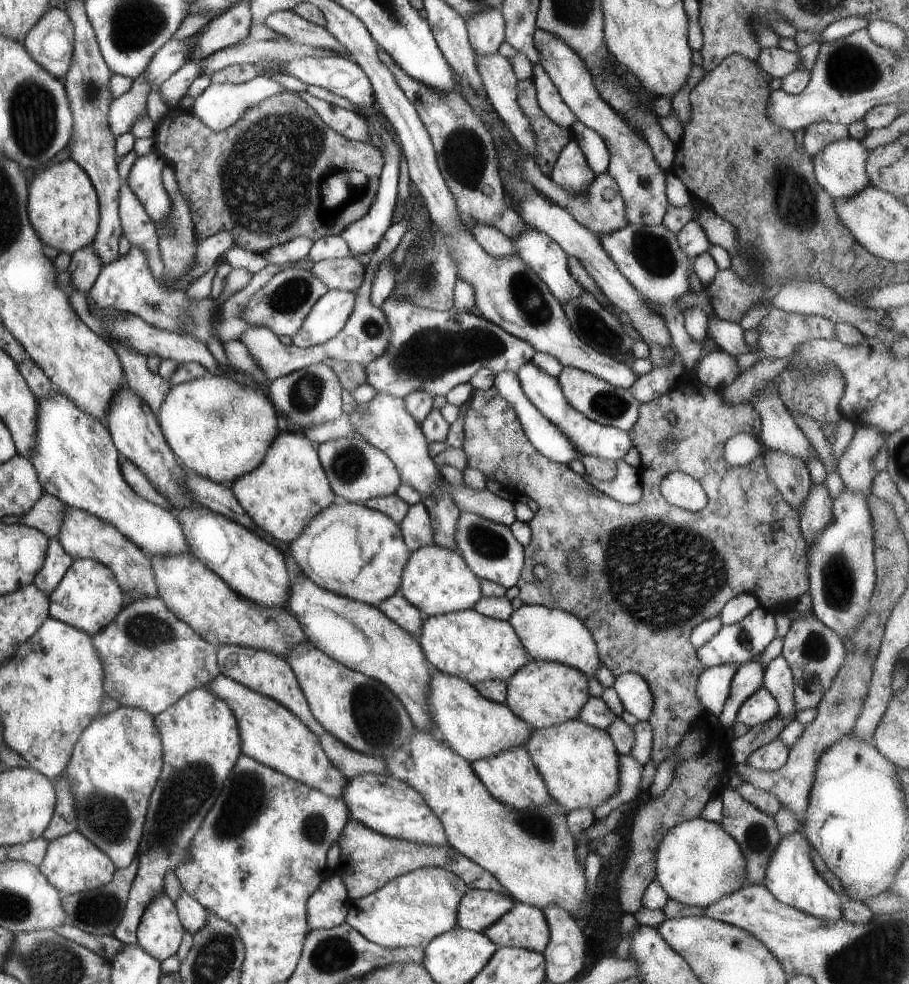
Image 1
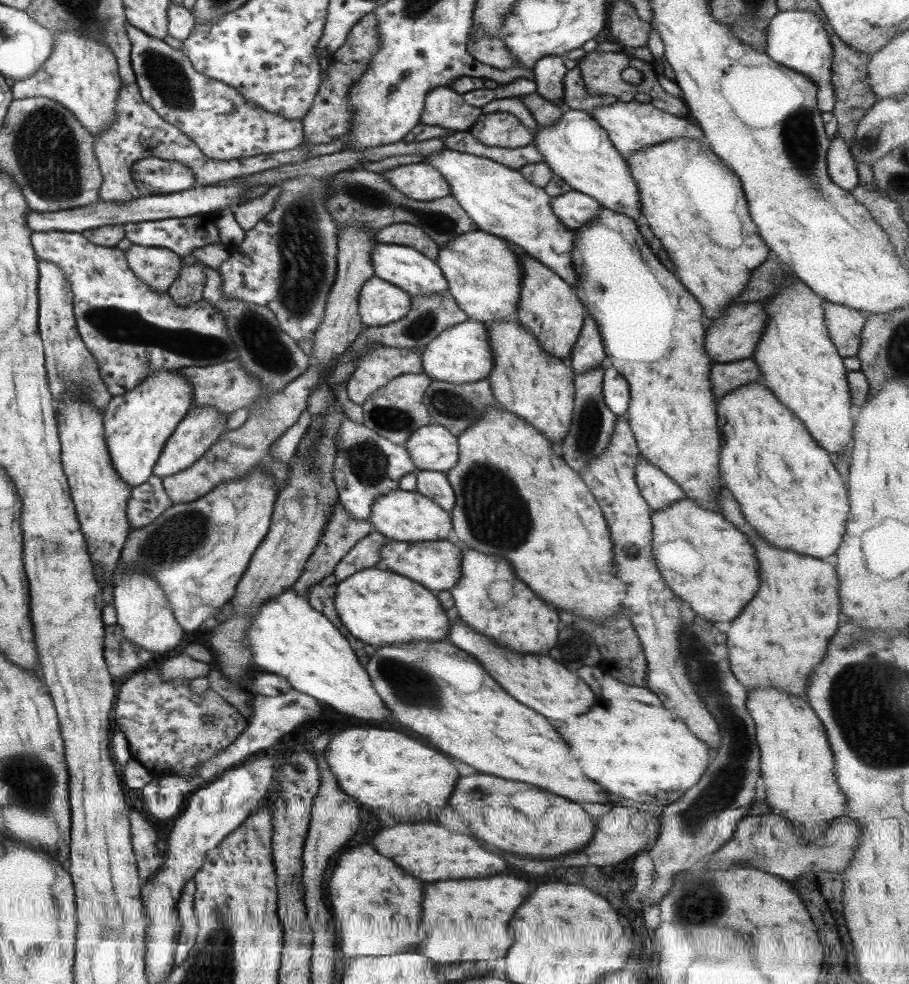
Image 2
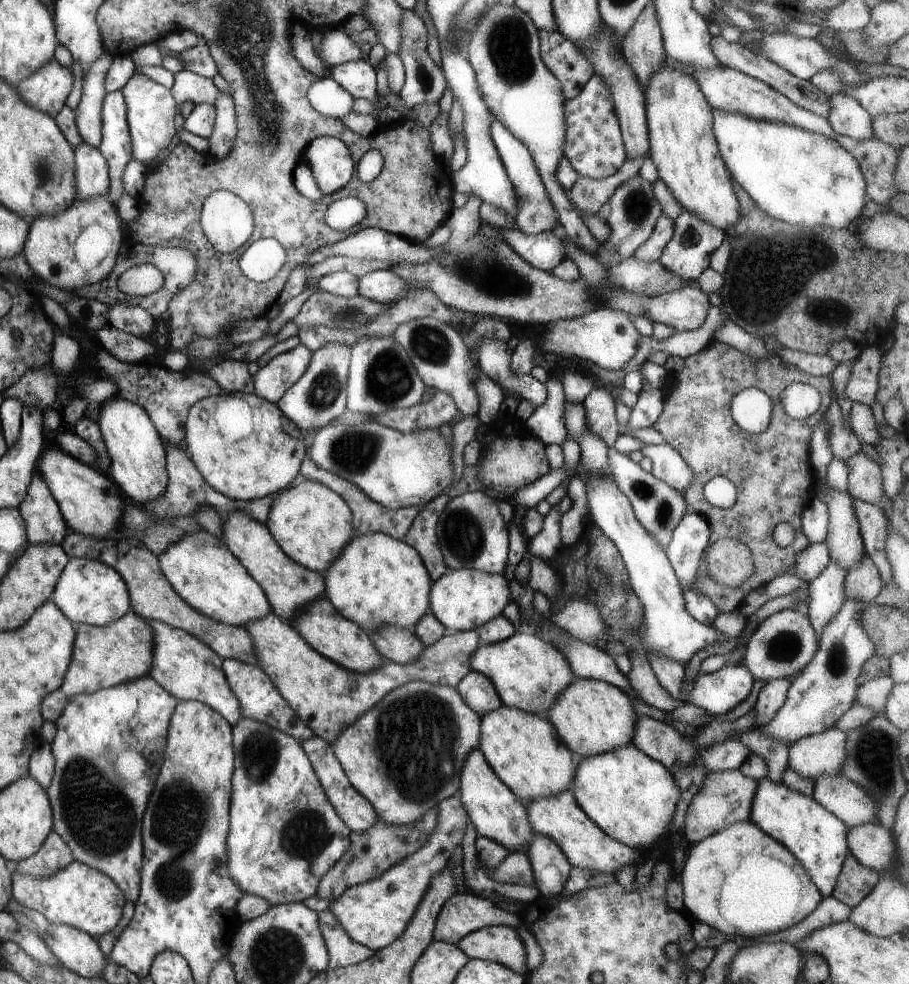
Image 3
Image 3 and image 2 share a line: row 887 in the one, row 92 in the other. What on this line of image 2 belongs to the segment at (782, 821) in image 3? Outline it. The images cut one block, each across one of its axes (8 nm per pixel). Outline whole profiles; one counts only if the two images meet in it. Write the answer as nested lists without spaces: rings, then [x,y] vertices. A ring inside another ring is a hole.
[[[778,10],[767,22],[767,46],[764,53],[777,64],[809,78],[817,88],[817,110],[822,113],[832,112],[835,97],[829,76],[833,46],[821,18],[809,10]]]

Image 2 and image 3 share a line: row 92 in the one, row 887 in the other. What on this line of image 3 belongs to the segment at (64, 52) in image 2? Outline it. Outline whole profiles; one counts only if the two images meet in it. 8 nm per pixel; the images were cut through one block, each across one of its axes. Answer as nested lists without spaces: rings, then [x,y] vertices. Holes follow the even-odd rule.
[[[73,860],[61,871],[42,879],[12,872],[12,897],[23,908],[43,914],[49,923],[66,924],[99,938],[109,932],[122,915],[125,904],[121,889],[105,873]]]

